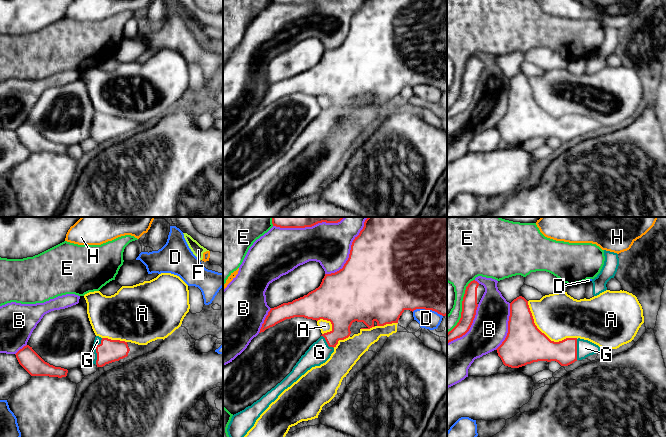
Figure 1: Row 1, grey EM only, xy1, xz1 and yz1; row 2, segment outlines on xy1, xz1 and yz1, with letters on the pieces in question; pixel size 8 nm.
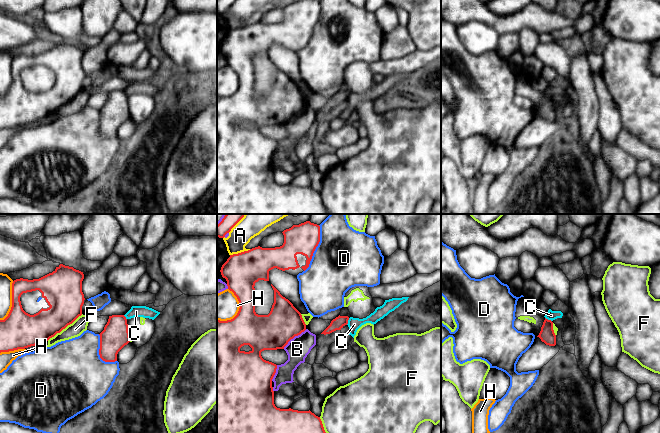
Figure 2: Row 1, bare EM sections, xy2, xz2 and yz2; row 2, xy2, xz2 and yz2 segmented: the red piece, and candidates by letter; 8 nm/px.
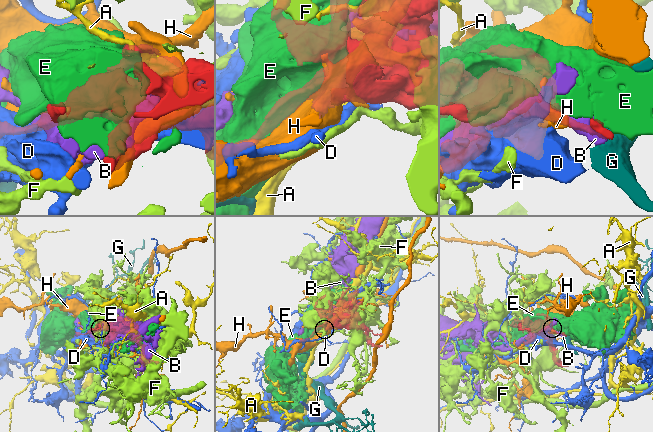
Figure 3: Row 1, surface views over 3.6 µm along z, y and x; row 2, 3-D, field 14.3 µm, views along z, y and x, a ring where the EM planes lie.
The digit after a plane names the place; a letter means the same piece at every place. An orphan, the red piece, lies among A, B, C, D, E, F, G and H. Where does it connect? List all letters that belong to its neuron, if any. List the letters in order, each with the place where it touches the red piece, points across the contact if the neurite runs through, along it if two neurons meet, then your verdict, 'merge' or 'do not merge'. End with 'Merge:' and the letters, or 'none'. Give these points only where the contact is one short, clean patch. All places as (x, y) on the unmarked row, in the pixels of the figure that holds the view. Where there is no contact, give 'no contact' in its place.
A: meets red in yz1 at (543, 109); do not merge
B: meets red in xz1 at (349, 30); do not merge
C: meets red in xz2 at (347, 97); border along xz2 (349, 94), (346, 100); do not merge
D: meets red in xz2 at (315, 24); do not merge
E: meets red in yz1 at (462, 82); do not merge
F: meets red in xy2 at (64, 104); do not merge
G: meets red in xy1 at (96, 127); merge
H: meets red in xy2 at (12, 78); do not merge
Merge: G

